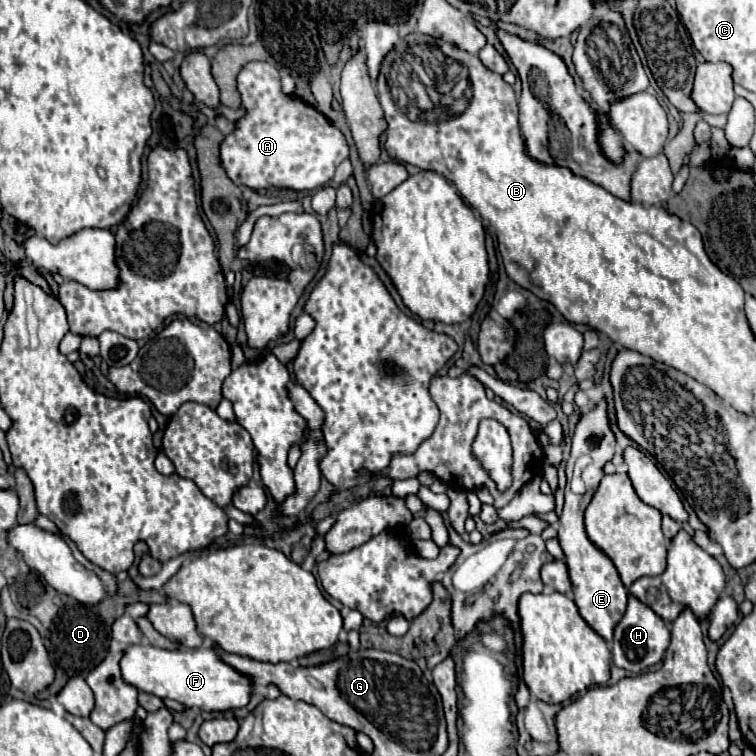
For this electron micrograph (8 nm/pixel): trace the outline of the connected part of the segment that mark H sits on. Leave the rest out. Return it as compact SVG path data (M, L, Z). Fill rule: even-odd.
M629 594L627 600L627 610L619 624L615 626L615 636L613 636L613 662L619 668L625 668L629 672L639 674L641 670L647 670L649 666L661 662L667 646L669 646L671 634L667 622L657 616L647 604L643 604L639 598Z

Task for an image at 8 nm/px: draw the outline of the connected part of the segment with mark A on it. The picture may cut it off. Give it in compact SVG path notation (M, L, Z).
M249 62L249 64L245 64L245 66L241 68L239 76L237 76L237 90L239 90L239 94L241 94L241 108L245 108L245 116L237 120L235 132L227 134L225 140L221 142L221 166L223 166L223 170L227 172L227 176L231 178L231 182L237 184L237 186L249 186L249 188L253 188L253 190L265 190L265 188L275 186L275 188L285 188L285 190L293 190L293 192L305 192L305 190L313 190L313 188L325 186L325 184L333 178L335 168L349 156L349 146L347 146L347 140L345 140L345 136L341 134L341 130L337 130L337 128L335 128L319 110L315 110L313 106L305 104L303 100L299 100L299 98L295 98L295 96L285 94L285 92L281 90L281 74L279 74L279 70L277 70L275 66L271 66L269 62Z

